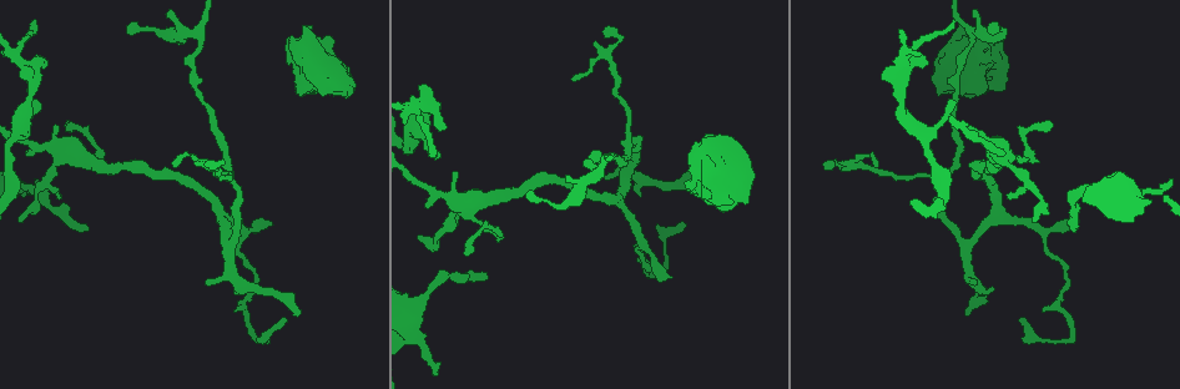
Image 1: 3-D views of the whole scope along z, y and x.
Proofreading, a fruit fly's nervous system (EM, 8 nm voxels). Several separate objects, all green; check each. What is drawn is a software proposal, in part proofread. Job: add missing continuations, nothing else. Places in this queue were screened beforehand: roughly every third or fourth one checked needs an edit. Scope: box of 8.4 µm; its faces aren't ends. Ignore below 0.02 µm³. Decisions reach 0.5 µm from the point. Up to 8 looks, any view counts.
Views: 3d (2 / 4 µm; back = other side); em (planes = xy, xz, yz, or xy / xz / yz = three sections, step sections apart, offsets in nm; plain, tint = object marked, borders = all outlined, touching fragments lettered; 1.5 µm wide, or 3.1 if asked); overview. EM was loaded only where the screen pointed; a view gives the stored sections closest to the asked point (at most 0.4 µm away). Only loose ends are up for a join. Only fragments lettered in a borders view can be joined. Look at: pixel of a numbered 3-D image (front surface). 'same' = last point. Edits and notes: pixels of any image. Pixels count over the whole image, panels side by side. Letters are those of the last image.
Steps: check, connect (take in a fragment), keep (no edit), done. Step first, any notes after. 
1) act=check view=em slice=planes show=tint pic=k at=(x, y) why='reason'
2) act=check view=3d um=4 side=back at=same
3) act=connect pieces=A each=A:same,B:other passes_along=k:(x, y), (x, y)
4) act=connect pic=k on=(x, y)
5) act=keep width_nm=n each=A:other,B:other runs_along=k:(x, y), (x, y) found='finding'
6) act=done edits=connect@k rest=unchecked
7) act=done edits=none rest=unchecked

act=check view=3d um=4 pic=1 at=(965, 310) why='an open end'

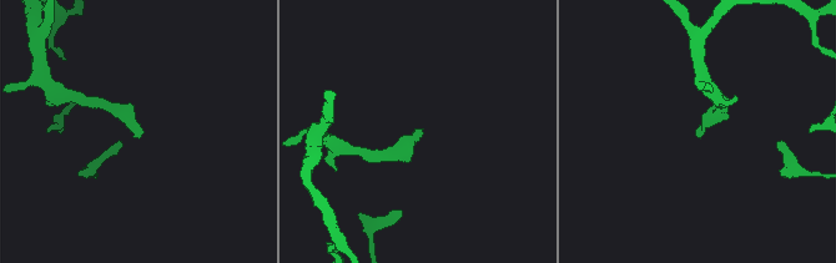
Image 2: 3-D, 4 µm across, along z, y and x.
act=check view=em slice=yz step=8 show=borders pic=2 at=(139, 130) why='shape alone is not enough'

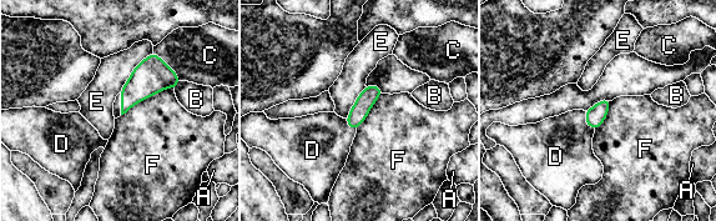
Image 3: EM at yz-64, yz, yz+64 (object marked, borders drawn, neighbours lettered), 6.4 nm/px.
act=check view=em slice=planes show=borders at=same why='another direction'

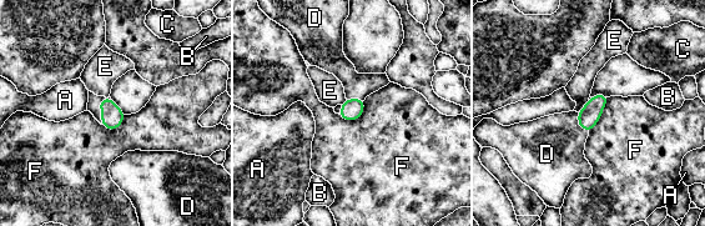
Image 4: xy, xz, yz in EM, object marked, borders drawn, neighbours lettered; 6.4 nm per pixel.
act=connect pieces=D width_nm=140 each=A:other,B:other,C:other,D:same,E:other,F:other passes_along=4:(589, 115), (578, 124), (549, 150) found='it goes on there'

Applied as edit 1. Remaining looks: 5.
act=check view=em slice=planes show=borders pic=1 at=(418, 238) why='tapers out'

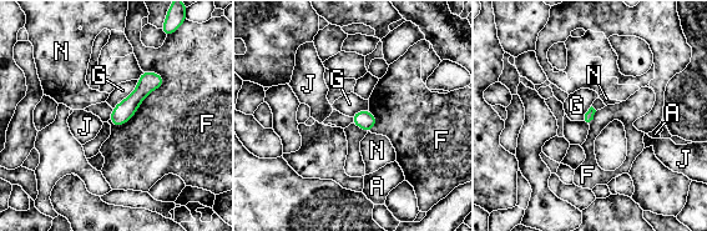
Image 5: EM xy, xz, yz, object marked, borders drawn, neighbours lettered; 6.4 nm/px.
act=keep each=A:other,F:other,G:other,J:other,N:other border=5:(139, 80), (135, 89), (112, 109) found='none of them fits'

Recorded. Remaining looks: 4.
act=check view=em slice=planes show=borders pic=1 at=(130, 34) why='thin end'

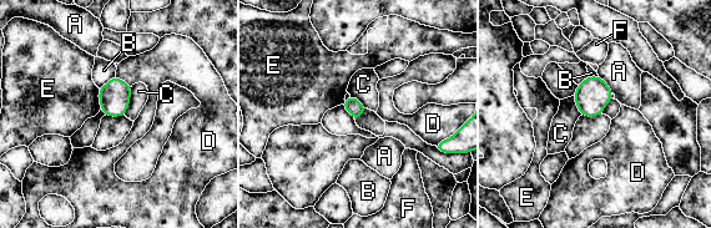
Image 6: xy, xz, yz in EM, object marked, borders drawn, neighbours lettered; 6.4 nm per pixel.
act=keep width_nm=110 each=A:other,B:other,C:other,D:other,E:other,F:other border=6:(132, 86), (130, 105), (124, 115) found='none of them fits'

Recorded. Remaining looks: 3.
act=done edits=connect@4 rest=unchecked

